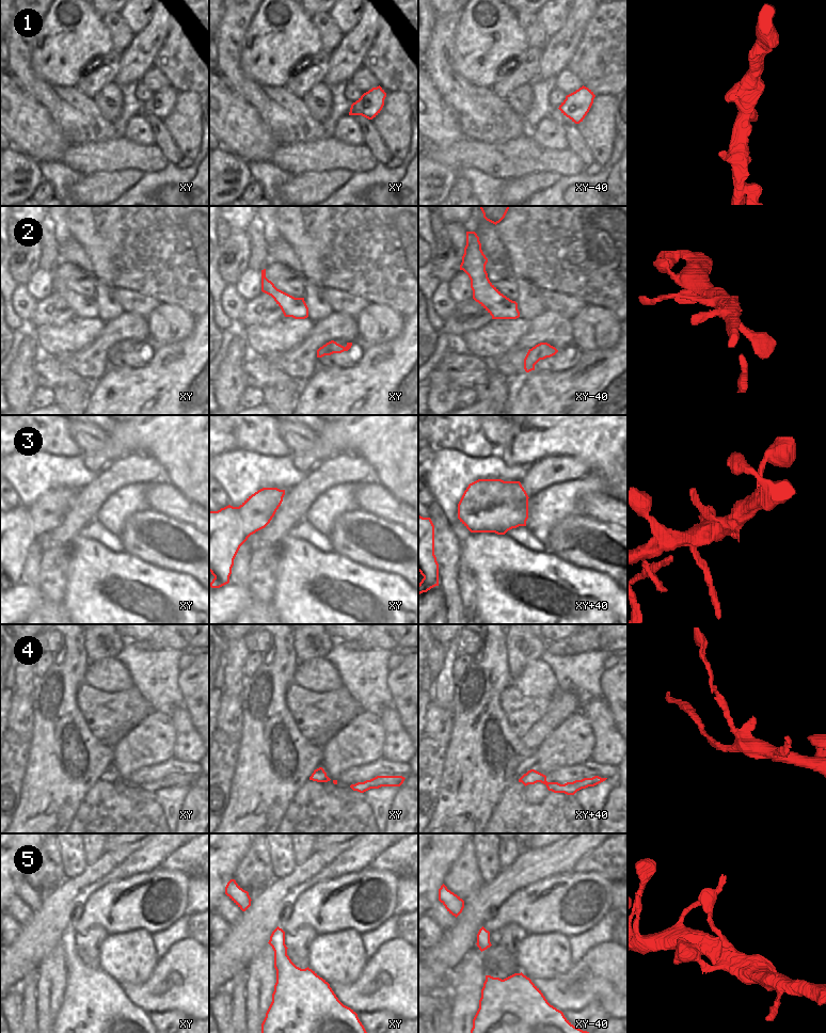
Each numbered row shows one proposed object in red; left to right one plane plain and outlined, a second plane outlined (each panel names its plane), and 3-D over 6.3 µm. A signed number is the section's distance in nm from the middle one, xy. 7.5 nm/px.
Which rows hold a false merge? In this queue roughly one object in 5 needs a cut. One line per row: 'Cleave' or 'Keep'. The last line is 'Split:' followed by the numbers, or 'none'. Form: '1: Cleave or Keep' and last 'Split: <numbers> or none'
1: Keep
2: Keep
3: Keep
4: Keep
5: Keep
Split: none.

